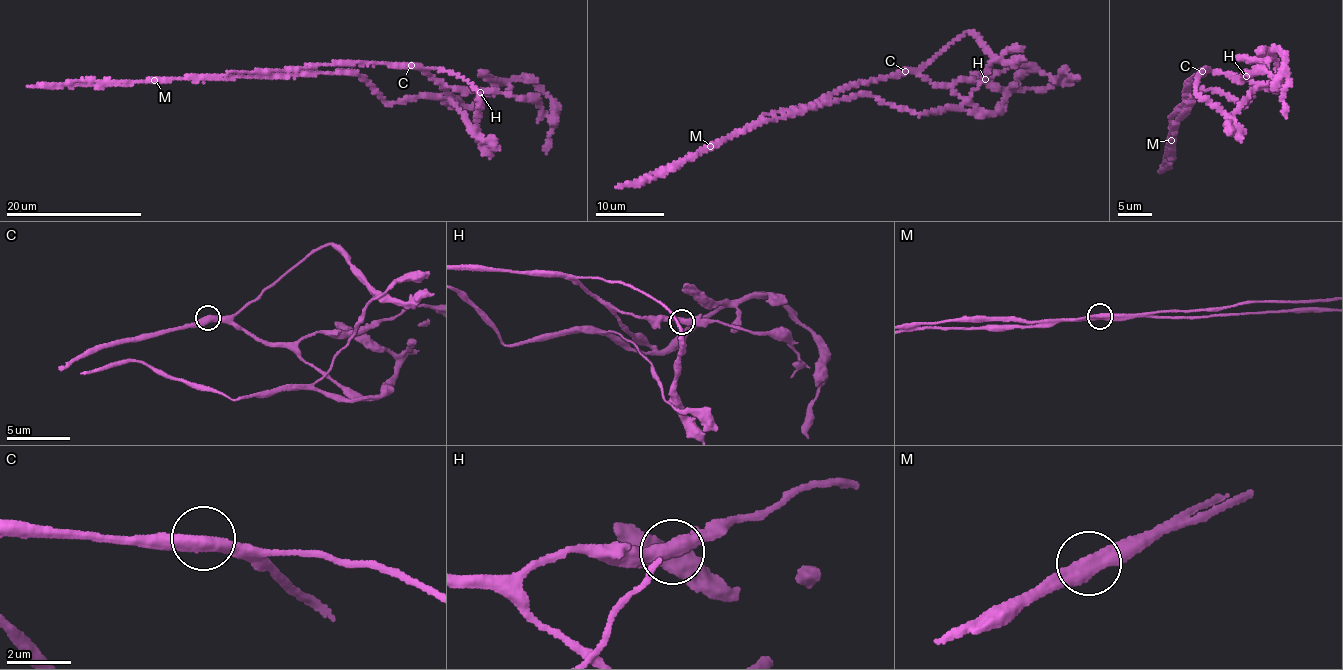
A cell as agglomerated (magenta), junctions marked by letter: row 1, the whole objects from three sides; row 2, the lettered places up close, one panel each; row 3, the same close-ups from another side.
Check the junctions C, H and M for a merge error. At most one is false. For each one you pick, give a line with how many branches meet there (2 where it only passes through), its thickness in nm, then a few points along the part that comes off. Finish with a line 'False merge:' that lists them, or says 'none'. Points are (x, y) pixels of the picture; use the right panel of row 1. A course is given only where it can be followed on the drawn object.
M: 2 | 440 nm | (1170, 139), (1171, 118), (1187, 101), (1190, 82), (1204, 71), (1236, 80), (1262, 70), (1282, 89)
False merge: M

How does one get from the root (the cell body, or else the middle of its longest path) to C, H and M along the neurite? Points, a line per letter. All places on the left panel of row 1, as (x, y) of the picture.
C: (341, 73), (363, 75), (386, 103), (404, 103), (422, 97), (446, 97), (439, 81), (411, 65)
H: (341, 73), (363, 75), (386, 103), (404, 103), (422, 97), (446, 97), (446, 87), (480, 92)
M: (341, 73), (212, 80), (155, 79)

